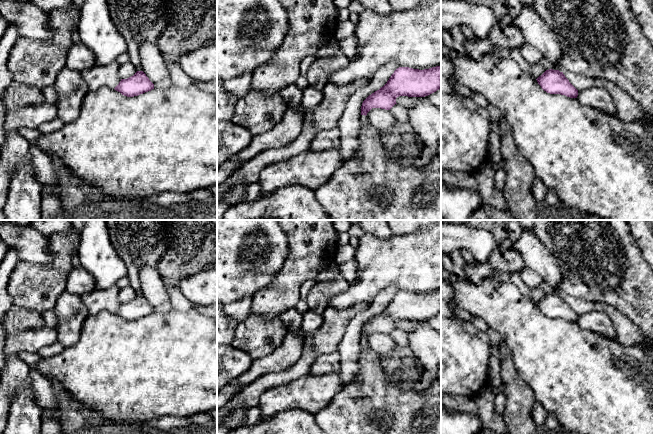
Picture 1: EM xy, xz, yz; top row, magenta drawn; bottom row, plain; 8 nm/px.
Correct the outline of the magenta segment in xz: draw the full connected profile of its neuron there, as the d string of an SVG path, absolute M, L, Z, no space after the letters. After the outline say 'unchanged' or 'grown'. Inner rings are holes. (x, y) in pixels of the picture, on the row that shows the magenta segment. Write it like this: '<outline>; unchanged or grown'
M441 65L419 70L399 67L387 83L369 95L362 103L361 115L372 108L390 110L399 96L425 97L441 89Z; unchanged

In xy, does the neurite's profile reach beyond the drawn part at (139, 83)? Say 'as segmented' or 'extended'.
as segmented

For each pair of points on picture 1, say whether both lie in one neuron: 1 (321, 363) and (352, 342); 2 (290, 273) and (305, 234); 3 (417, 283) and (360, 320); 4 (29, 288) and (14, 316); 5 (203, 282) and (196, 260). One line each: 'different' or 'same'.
1: different
2: same
3: different
4: different
5: different

